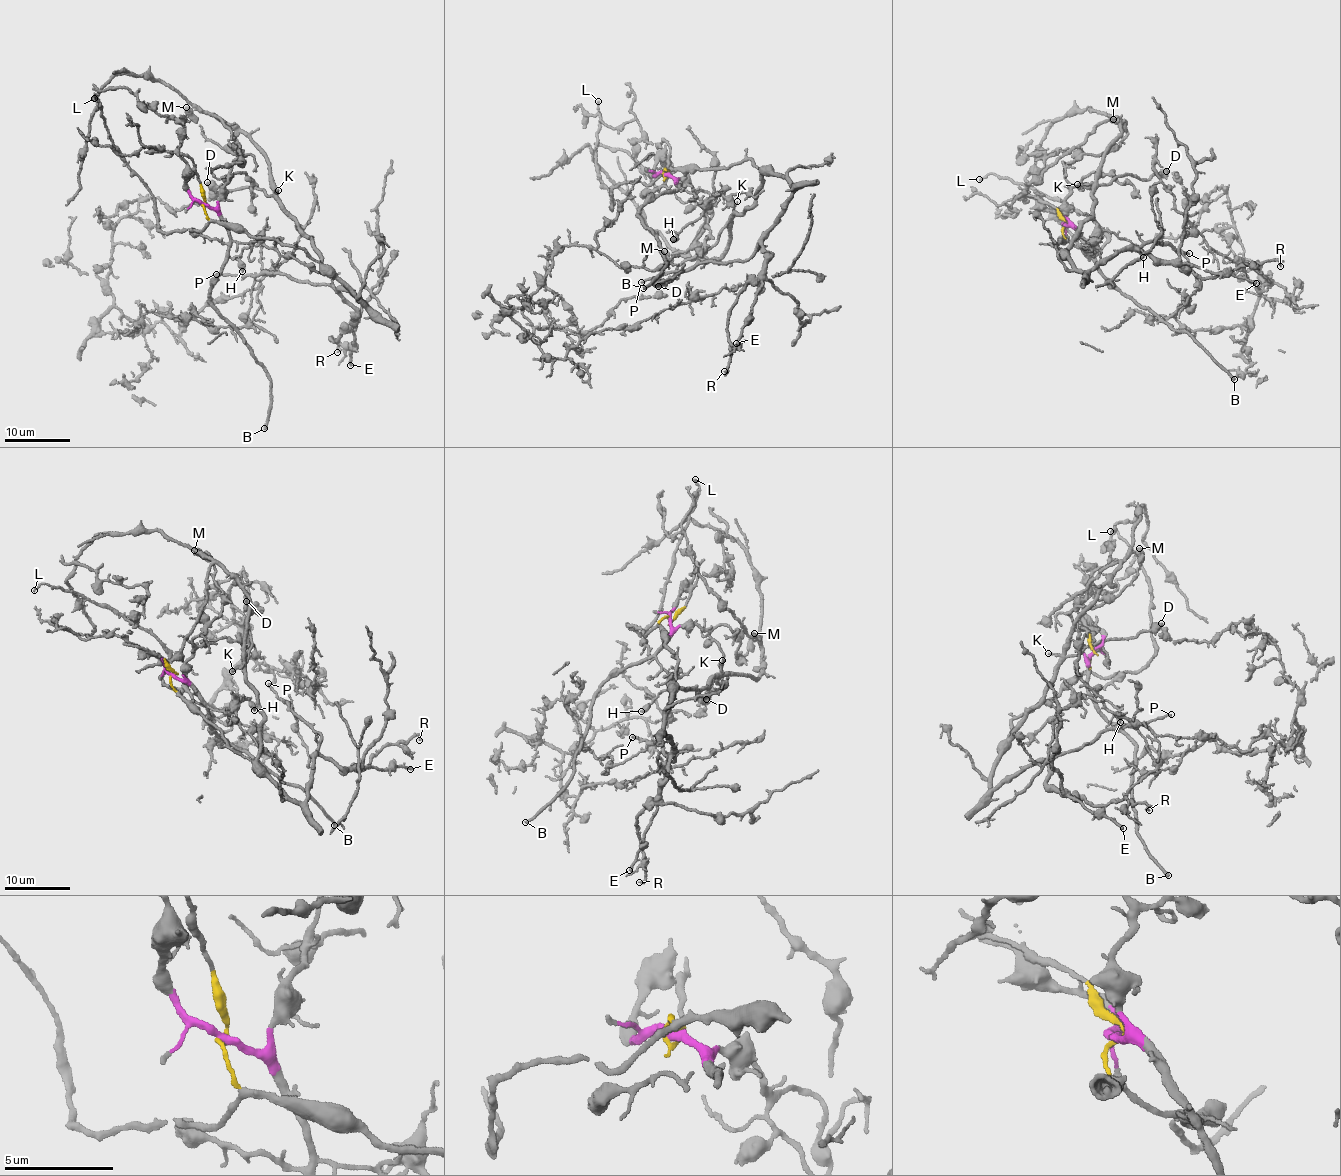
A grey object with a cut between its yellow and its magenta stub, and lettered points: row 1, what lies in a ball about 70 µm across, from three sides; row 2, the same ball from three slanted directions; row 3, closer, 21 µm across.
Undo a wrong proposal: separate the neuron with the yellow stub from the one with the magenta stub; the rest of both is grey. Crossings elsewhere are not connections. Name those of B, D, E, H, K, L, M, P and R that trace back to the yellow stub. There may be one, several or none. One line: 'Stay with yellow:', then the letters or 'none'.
Stay with yellow: D, E, K, L, P, R

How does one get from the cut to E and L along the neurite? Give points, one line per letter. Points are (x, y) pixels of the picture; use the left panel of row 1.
E: (203, 203), (211, 220), (302, 248), (365, 305), (344, 289), (339, 291), (357, 320), (350, 365)
L: (203, 203), (209, 221), (201, 231), (163, 232), (159, 228), (153, 195), (118, 153), (94, 99)

